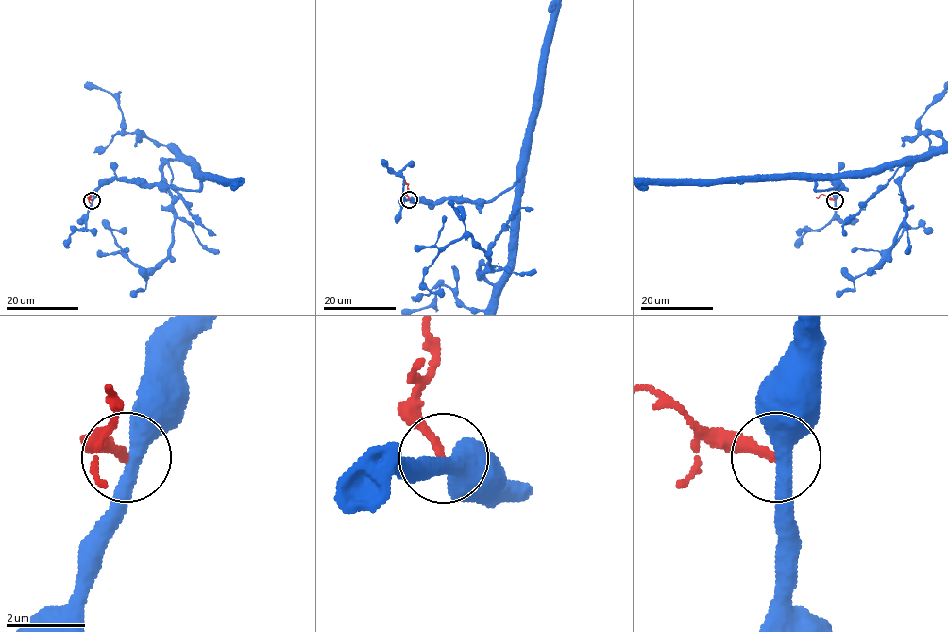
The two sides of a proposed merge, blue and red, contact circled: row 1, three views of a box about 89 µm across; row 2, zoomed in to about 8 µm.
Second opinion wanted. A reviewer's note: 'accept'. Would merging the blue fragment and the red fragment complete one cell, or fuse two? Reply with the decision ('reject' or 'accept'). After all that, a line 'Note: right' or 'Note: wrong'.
reject
Note: wrong

